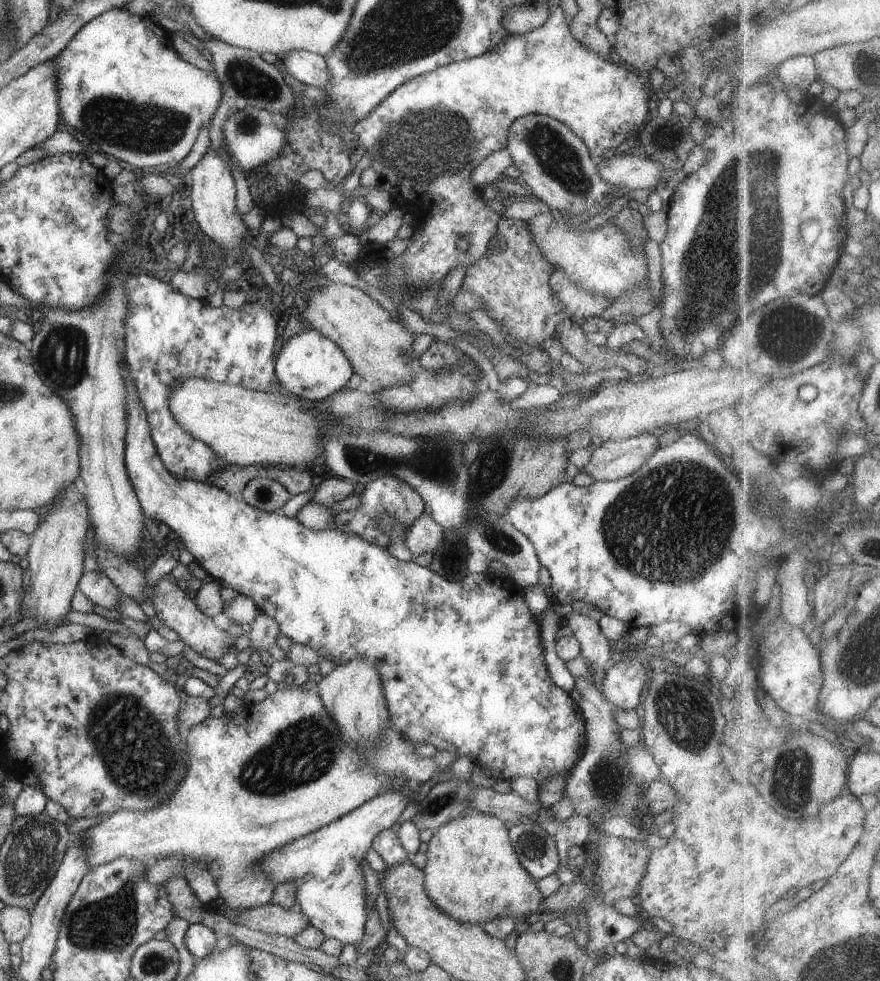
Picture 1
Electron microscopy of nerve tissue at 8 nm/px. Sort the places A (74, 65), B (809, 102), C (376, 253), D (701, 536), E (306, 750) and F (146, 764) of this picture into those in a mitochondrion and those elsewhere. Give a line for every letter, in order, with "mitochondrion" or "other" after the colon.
A: other
B: other
C: other
D: mitochondrion
E: mitochondrion
F: mitochondrion

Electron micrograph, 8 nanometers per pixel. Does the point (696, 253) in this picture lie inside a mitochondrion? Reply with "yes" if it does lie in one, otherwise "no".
yes

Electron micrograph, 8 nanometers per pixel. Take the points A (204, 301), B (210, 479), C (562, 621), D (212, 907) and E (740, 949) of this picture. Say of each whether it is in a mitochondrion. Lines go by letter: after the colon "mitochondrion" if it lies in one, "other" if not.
A: other
B: other
C: other
D: other
E: other

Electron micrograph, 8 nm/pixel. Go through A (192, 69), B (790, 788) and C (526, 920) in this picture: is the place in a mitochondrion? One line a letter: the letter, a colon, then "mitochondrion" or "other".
A: other
B: mitochondrion
C: other

